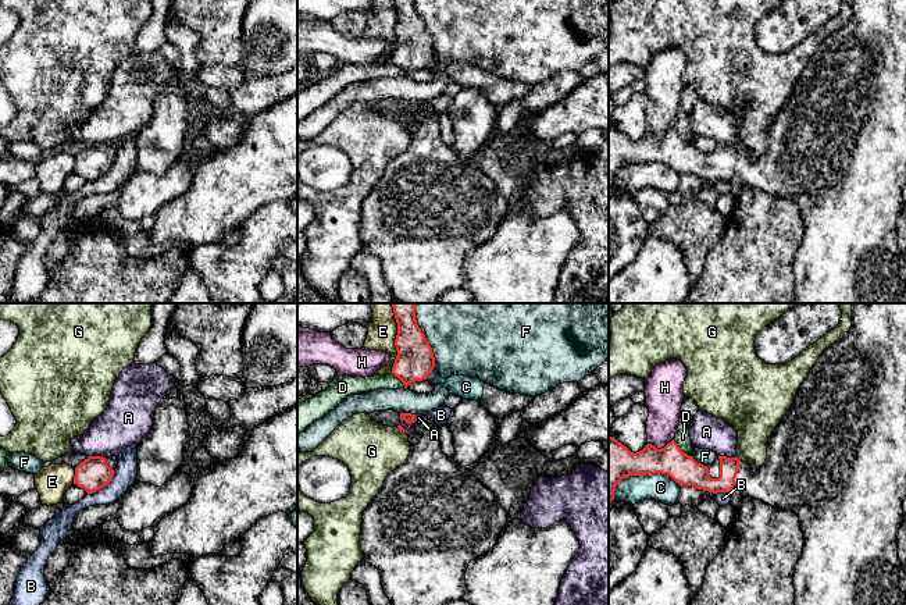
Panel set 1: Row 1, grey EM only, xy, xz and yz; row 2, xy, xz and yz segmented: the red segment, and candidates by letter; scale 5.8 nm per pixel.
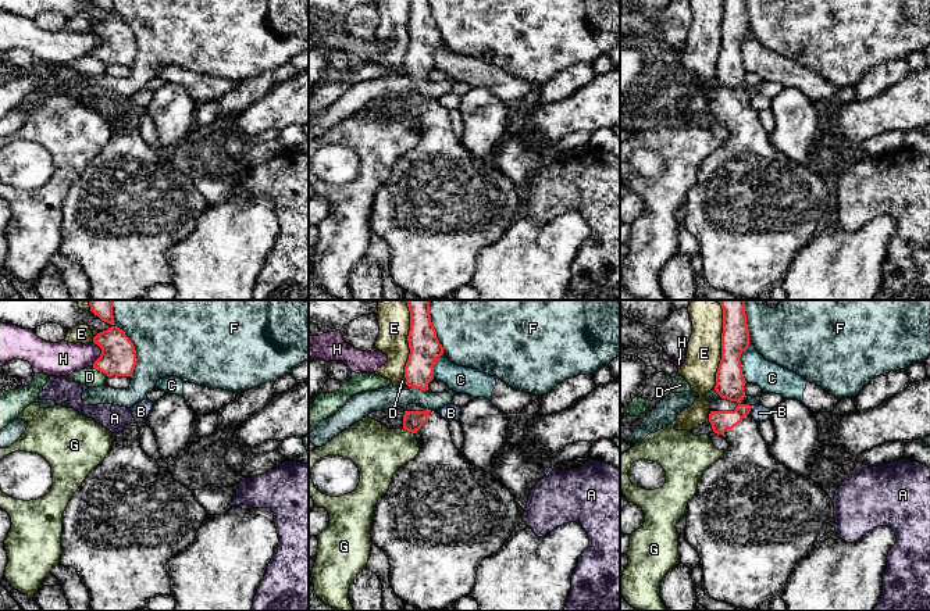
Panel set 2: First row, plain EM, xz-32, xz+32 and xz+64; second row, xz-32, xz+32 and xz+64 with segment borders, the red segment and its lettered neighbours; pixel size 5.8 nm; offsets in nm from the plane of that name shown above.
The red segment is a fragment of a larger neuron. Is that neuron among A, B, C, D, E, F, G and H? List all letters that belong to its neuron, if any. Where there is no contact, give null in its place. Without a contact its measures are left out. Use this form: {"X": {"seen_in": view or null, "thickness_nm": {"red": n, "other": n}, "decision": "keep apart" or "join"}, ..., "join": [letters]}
{"A": {"seen_in": "xz", "thickness_nm": {"red": 60, "other": 40}, "decision": "keep apart"}, "B": {"seen_in": "xy", "thickness_nm": {"red": 190, "other": 130}, "decision": "keep apart"}, "C": {"seen_in": "yz", "thickness_nm": {"red": 240, "other": 160}, "decision": "keep apart"}, "D": {"seen_in": "yz", "thickness_nm": {"red": 170, "other": 90}, "decision": "keep apart"}, "E": {"seen_in": "xz", "thickness_nm": {"red": 220, "other": 170}, "decision": "keep apart"}, "F": {"seen_in": "xz", "thickness_nm": {"red": 220, "other": 500}, "decision": "keep apart"}, "G": {"seen_in": "yz", "thickness_nm": {"red": 130, "other": 240}, "decision": "keep apart"}, "H": {"seen_in": "yz", "thickness_nm": {"red": 170, "other": 190}, "decision": "keep apart"}, "join": []}

